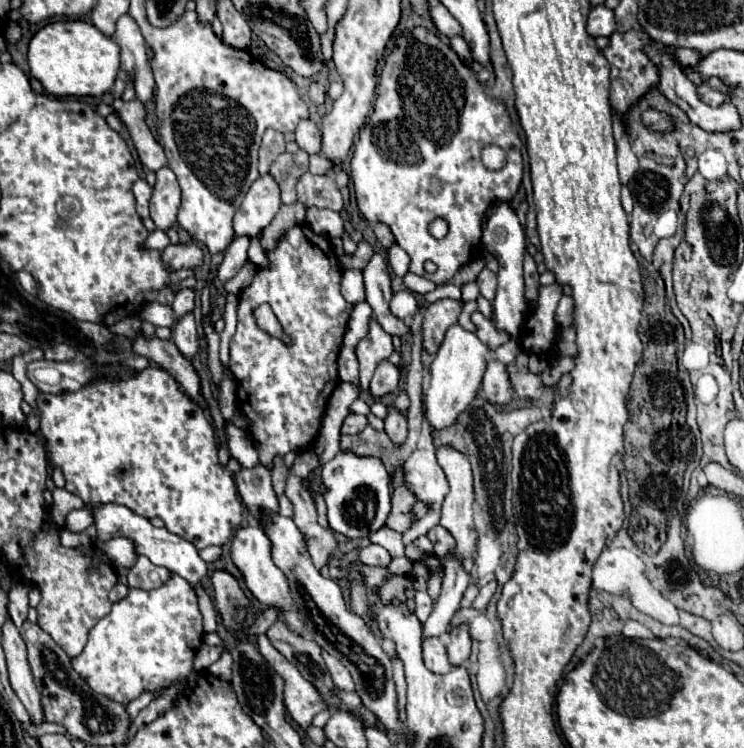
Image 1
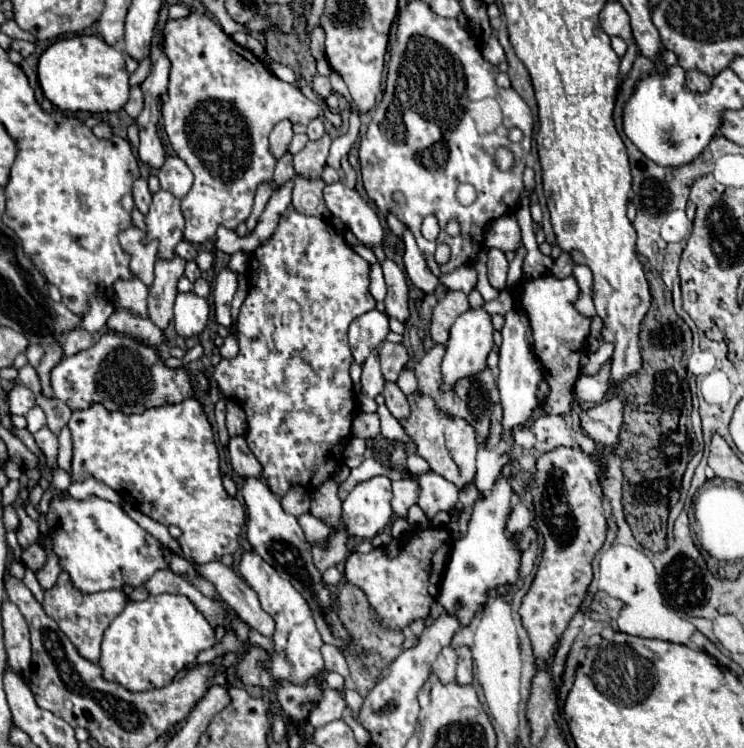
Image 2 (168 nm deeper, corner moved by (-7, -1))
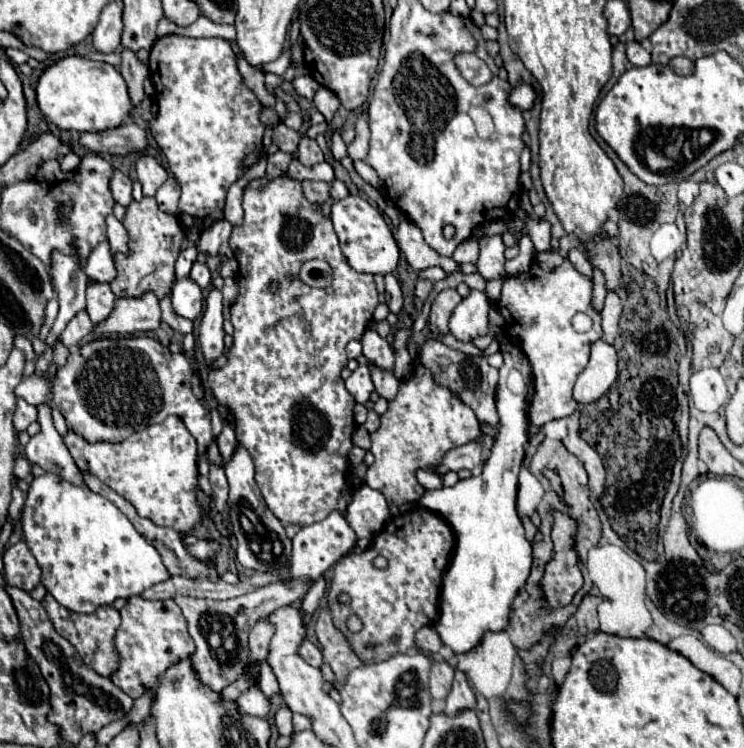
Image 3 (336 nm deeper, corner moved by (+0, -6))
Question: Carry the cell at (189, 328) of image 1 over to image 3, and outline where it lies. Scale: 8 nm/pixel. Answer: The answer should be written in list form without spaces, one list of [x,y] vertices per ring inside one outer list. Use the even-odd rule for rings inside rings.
[[[182,279],[182,281],[174,283],[172,307],[174,307],[176,315],[194,321],[202,311],[202,301],[204,301],[202,291],[192,279]]]

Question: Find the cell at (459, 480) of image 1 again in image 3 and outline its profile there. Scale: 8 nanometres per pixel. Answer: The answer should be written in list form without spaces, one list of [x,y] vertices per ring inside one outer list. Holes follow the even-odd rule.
[[[416,365],[412,377],[400,385],[396,399],[388,403],[388,411],[382,415],[378,431],[370,435],[374,463],[366,469],[364,483],[378,489],[386,497],[390,513],[398,515],[400,505],[418,502],[425,492],[416,479],[416,471],[434,471],[450,449],[476,441],[480,433],[474,411],[456,401],[448,389],[436,385],[428,369]]]

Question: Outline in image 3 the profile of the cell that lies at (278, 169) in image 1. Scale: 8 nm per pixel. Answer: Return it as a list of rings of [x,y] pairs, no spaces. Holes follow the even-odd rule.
[[[302,137],[300,145],[298,145],[296,159],[298,159],[302,165],[310,167],[310,165],[316,165],[316,163],[324,161],[324,155],[322,155],[322,149],[320,149],[320,145],[318,145],[314,139]]]

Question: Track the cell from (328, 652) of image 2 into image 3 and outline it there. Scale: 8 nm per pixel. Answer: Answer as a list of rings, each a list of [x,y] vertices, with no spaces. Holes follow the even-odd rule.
[[[304,641],[300,645],[300,655],[306,659],[306,663],[310,663],[312,667],[322,667],[324,663],[324,655],[322,655],[322,649],[316,647],[312,641]]]

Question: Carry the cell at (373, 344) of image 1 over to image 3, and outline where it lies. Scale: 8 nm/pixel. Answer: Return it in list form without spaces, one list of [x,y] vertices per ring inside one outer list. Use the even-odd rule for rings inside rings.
[[[360,363],[358,369],[352,371],[352,375],[346,379],[346,389],[348,389],[348,393],[350,393],[358,403],[366,403],[366,401],[368,401],[370,393],[374,391],[368,363]]]

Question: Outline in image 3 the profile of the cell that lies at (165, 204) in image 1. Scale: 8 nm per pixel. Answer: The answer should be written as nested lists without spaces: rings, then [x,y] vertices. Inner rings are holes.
[[[144,197],[142,201],[132,201],[126,209],[126,219],[122,221],[130,235],[132,255],[116,255],[114,263],[118,269],[118,277],[110,283],[114,295],[120,297],[136,297],[144,291],[154,291],[158,299],[170,293],[174,283],[174,261],[180,251],[184,233],[174,215],[160,211],[154,197]]]

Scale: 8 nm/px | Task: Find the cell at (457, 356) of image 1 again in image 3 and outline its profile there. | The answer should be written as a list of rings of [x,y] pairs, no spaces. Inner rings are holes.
[[[470,291],[450,317],[450,333],[464,343],[488,333],[488,297],[484,291]]]

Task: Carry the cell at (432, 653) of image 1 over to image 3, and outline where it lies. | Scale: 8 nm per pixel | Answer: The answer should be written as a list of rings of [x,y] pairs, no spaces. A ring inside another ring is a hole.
[[[434,661],[430,671],[430,695],[434,699],[444,699],[452,685],[452,677],[454,667],[450,667],[446,661]]]

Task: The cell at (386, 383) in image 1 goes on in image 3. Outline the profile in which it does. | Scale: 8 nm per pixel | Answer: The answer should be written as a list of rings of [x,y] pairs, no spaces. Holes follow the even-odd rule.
[[[368,329],[362,335],[362,347],[364,347],[364,357],[366,357],[368,363],[372,363],[372,365],[376,365],[378,369],[384,369],[384,371],[394,369],[394,349],[376,331]]]

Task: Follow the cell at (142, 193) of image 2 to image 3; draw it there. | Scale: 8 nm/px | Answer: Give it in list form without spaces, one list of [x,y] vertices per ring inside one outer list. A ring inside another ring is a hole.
[[[114,171],[112,181],[110,181],[110,187],[112,187],[114,199],[116,199],[120,205],[128,207],[128,205],[134,201],[134,199],[132,199],[132,181],[130,181],[124,173]]]

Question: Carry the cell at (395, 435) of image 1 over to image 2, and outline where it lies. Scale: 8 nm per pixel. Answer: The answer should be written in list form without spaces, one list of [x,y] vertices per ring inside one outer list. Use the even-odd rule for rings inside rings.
[[[387,382],[387,384],[385,384],[383,396],[385,396],[387,408],[391,410],[391,414],[393,414],[397,420],[403,420],[403,418],[409,416],[409,412],[411,412],[409,402],[407,402],[405,394],[399,390],[399,386],[397,386],[395,382]]]

